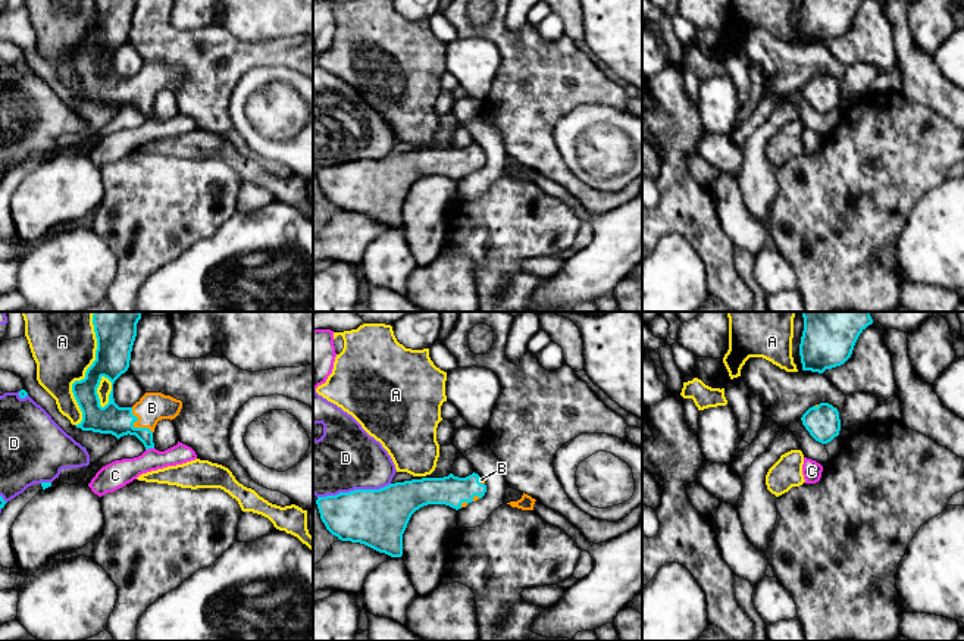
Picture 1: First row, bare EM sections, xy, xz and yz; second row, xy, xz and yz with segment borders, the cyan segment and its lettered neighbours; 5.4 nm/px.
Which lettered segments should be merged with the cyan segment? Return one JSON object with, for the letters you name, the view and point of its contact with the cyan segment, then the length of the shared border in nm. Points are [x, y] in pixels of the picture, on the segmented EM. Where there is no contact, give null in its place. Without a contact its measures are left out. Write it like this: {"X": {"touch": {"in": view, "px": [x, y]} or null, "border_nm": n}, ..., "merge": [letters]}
{"B": {"touch": {"in": "xy", "px": [132, 425]}, "border_nm": 180}, "merge": ["B"]}

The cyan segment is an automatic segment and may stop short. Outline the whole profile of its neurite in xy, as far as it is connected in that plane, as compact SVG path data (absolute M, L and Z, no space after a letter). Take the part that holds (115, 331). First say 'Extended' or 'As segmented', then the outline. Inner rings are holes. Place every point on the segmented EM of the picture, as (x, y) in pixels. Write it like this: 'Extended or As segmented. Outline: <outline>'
Extended. Outline: M94 312L96 360L87 369L85 378L72 384L72 393L82 412L76 428L112 434L118 440L128 434L135 435L148 450L154 448L153 432L157 422L175 419L182 401L162 393L145 393L132 407L119 407L115 403L113 384L129 368L140 319L140 312ZM103 376L112 382L104 407L97 394Z

